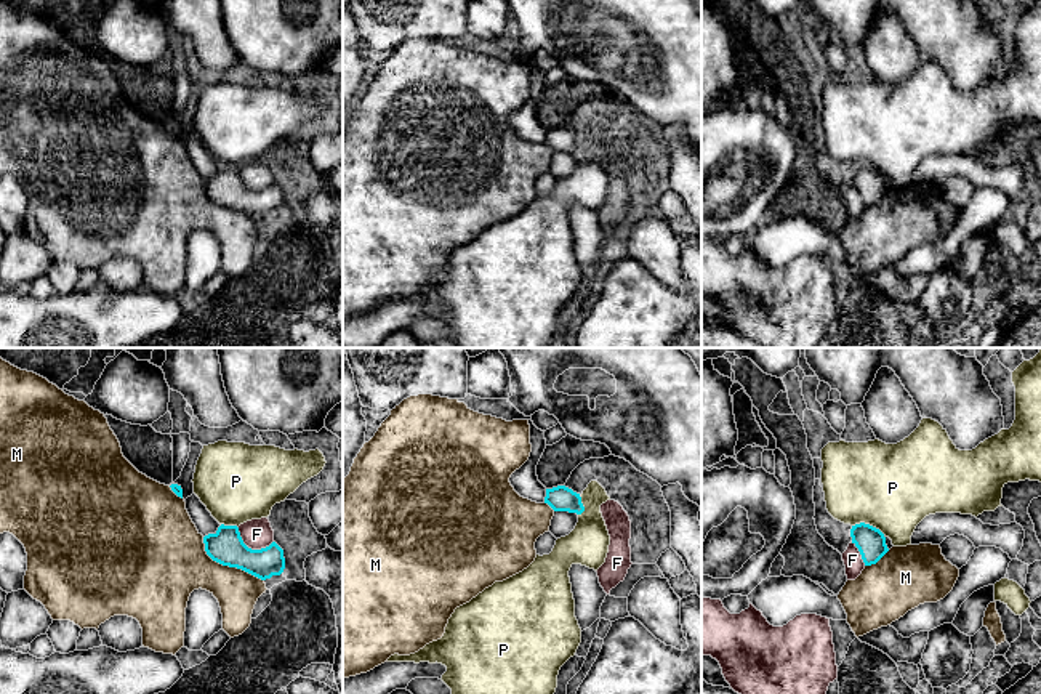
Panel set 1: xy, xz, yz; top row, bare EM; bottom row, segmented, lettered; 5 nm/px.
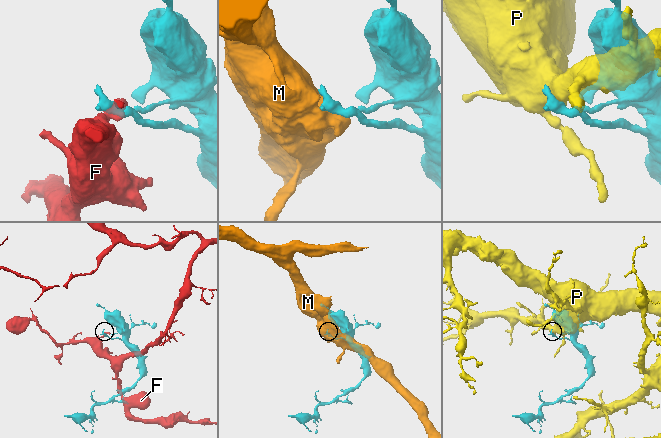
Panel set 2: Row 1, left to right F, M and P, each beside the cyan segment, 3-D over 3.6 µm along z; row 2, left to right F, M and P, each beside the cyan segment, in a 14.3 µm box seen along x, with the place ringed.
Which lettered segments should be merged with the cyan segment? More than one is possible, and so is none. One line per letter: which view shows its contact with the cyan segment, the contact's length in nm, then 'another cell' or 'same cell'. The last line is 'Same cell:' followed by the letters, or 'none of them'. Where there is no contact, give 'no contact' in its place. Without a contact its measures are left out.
F: xy | 200 nm | another cell
M: xy | 380 nm | another cell
P: yz | 180 nm | another cell
Same cell: none of them

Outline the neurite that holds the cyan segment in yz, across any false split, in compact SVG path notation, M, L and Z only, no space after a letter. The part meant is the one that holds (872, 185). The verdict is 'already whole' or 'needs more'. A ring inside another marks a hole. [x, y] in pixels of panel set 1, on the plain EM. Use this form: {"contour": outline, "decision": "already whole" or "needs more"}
{"contour": "M860 163L852 167L850 178L865 207L876 205L889 192L884 175L870 165Z", "decision": "already whole"}

